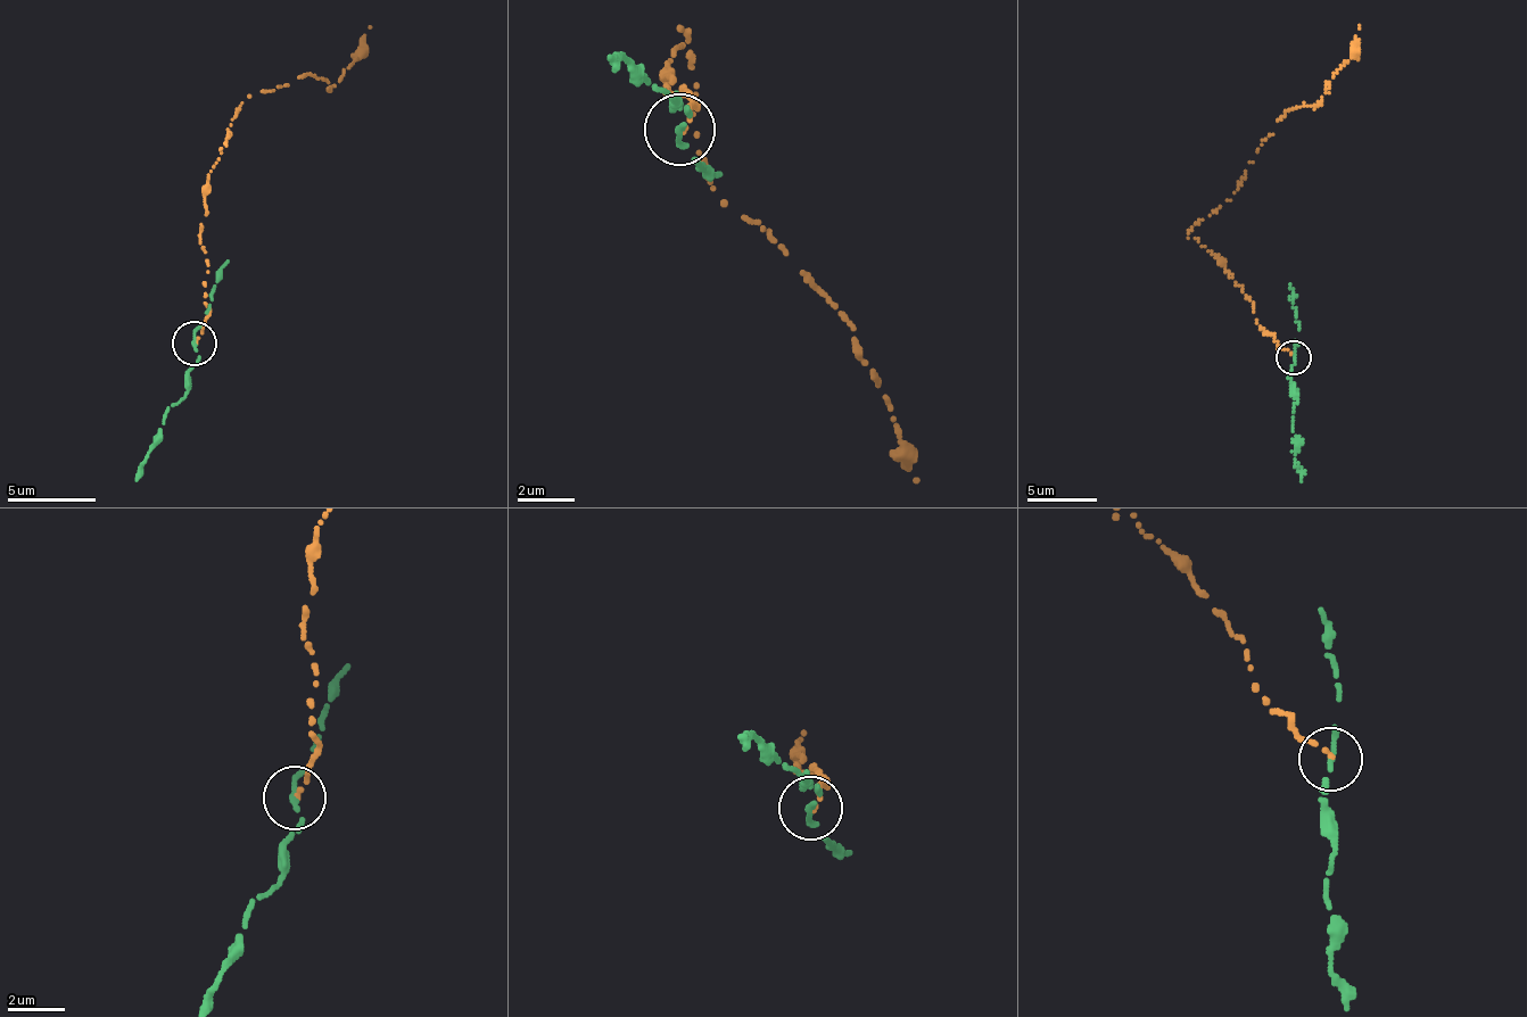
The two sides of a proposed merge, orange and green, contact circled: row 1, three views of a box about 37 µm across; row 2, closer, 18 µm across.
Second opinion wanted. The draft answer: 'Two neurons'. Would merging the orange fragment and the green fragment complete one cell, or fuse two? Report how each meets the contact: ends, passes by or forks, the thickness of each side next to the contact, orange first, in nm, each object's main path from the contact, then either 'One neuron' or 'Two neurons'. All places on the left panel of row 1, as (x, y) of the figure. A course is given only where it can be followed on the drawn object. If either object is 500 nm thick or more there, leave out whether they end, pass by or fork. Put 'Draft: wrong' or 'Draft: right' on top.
Draft: right
At the ring orange ends. At the ring green ends. Thickness 170 nm (orange) against 240 nm. Course of orange: (196, 345), (207, 297), (204, 189), (241, 101), (299, 76), (325, 88), (338, 81), (362, 58), (370, 25). Course of green: (196, 345), (200, 360), (187, 393), (164, 416), (137, 481). Two neurons

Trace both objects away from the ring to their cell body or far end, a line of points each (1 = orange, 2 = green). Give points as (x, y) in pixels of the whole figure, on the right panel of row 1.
1: (1295, 357), (1188, 230), (1230, 200), (1278, 121), (1326, 92), (1352, 57), (1360, 25)
2: (1295, 357), (1293, 424), (1301, 481)

